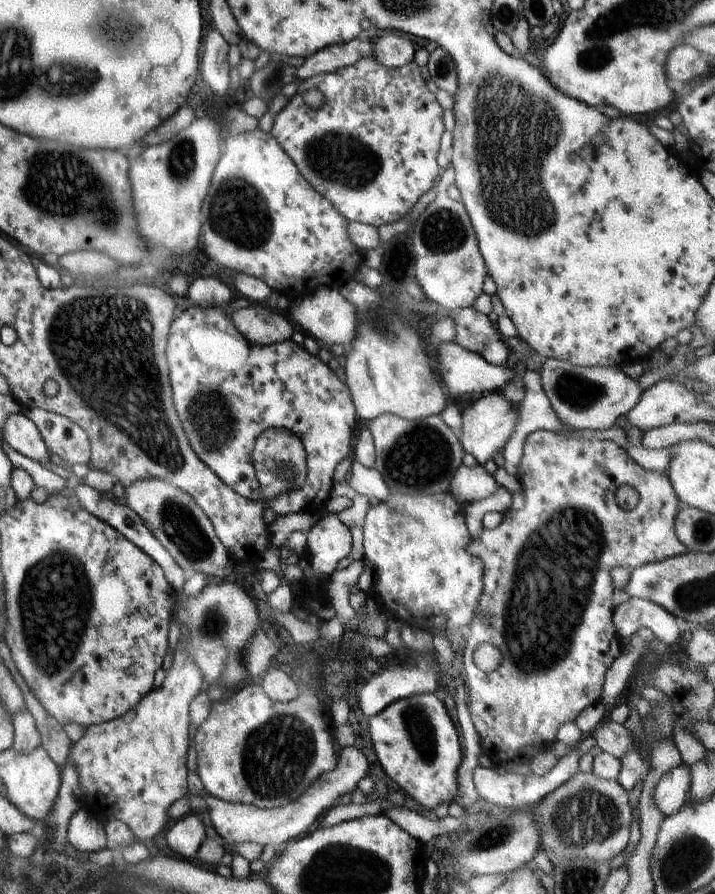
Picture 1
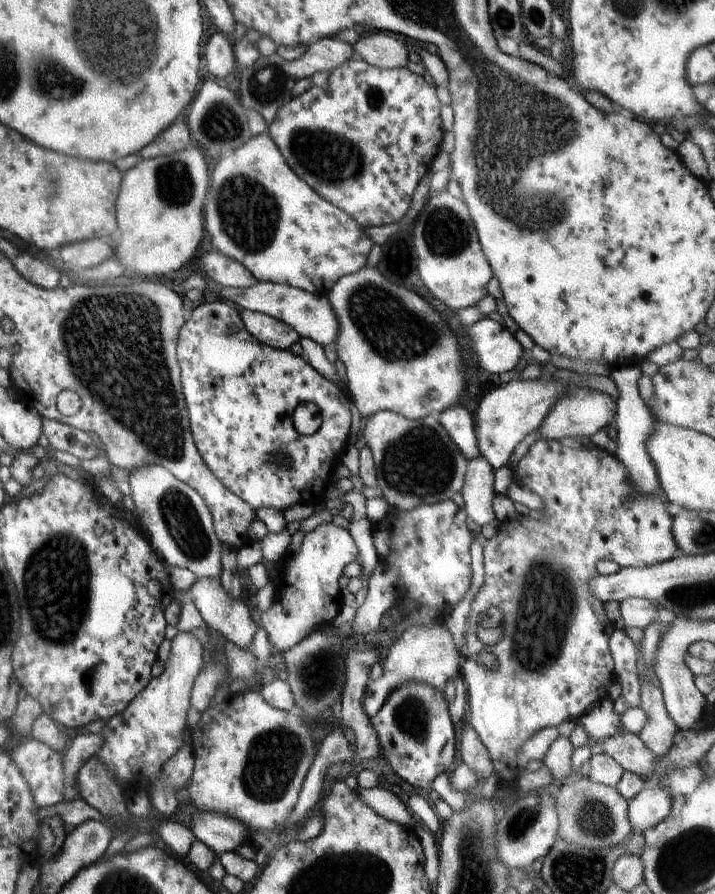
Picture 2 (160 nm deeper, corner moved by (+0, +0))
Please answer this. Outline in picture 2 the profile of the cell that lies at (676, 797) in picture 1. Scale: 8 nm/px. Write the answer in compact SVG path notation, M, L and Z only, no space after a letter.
M658 784L642 789L628 801L627 817L634 831L643 833L662 822L671 809L671 796Z

